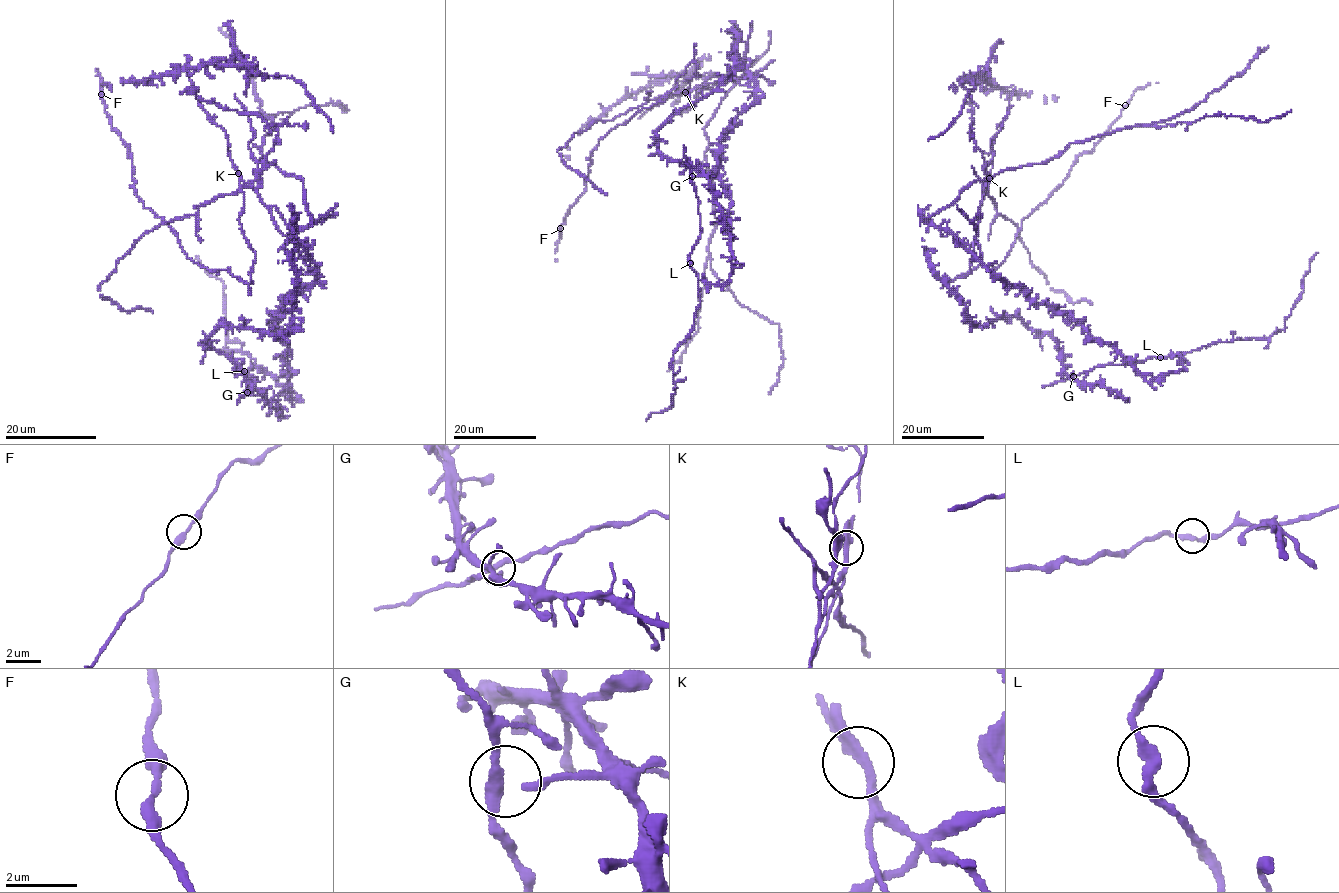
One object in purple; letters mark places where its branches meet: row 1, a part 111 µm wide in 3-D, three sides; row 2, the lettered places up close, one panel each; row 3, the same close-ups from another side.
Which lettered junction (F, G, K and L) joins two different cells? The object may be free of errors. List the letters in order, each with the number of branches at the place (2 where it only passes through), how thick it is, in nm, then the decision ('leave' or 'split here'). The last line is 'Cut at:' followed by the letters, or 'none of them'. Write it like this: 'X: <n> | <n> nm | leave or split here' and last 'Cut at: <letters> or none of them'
F: 2 | 280 nm | leave
G: 2 | 320 nm | leave
K: 2 | 280 nm | split here
L: 2 | 280 nm | leave
Cut at: K

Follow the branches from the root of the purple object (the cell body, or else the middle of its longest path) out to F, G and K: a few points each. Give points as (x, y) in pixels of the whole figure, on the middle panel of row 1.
F: (725, 131), (757, 84), (722, 78), (688, 91), (701, 75), (692, 61), (676, 88), (598, 141), (560, 229)
G: (725, 131), (718, 177), (731, 197), (732, 271), (721, 286), (701, 280), (688, 259), (702, 232), (692, 176)
K: (725, 131), (753, 101), (757, 84), (752, 80), (740, 84), (736, 79), (722, 78), (685, 92)

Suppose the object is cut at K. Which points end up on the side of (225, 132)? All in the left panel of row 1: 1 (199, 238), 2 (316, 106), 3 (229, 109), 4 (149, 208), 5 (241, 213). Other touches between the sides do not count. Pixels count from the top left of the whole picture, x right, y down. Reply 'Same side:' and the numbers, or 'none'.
Same side: 2, 4, 5

